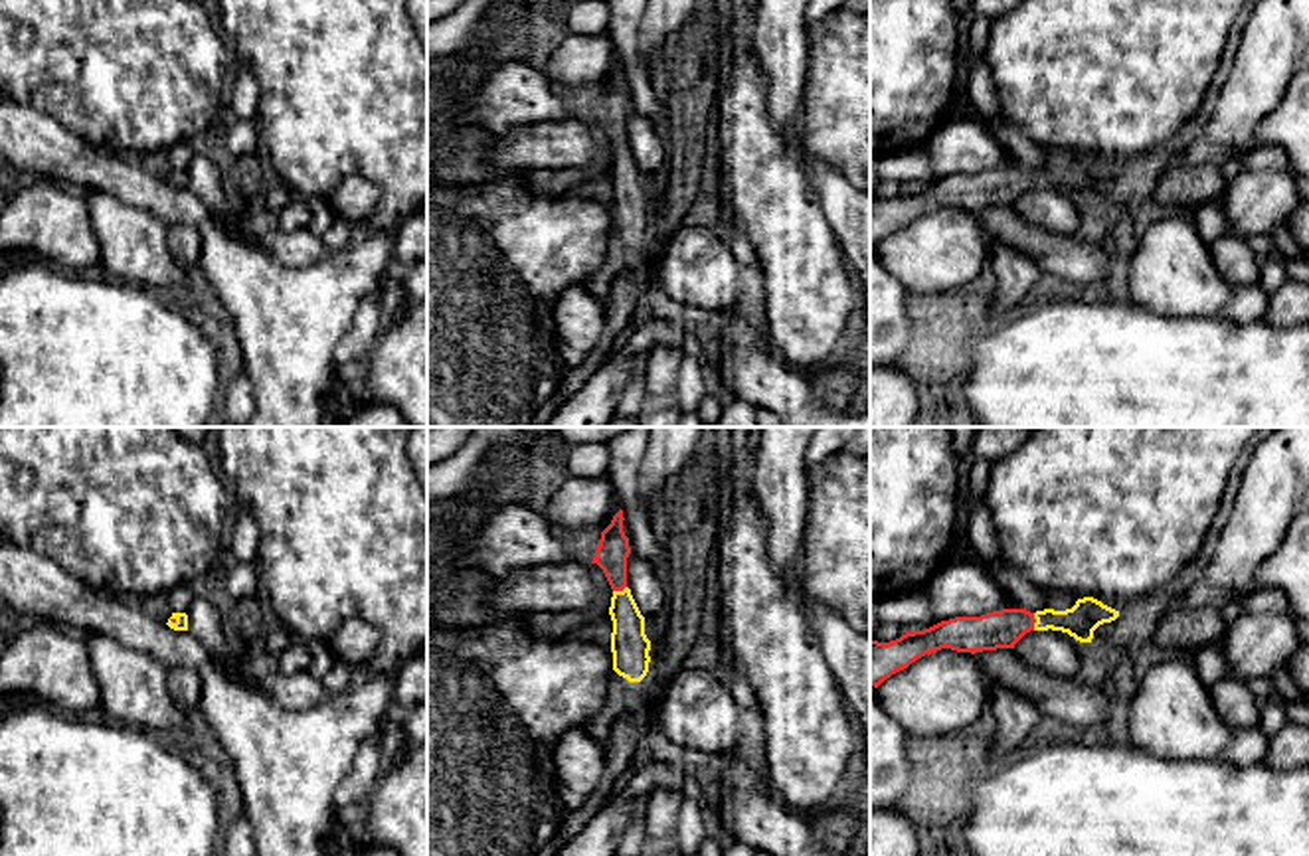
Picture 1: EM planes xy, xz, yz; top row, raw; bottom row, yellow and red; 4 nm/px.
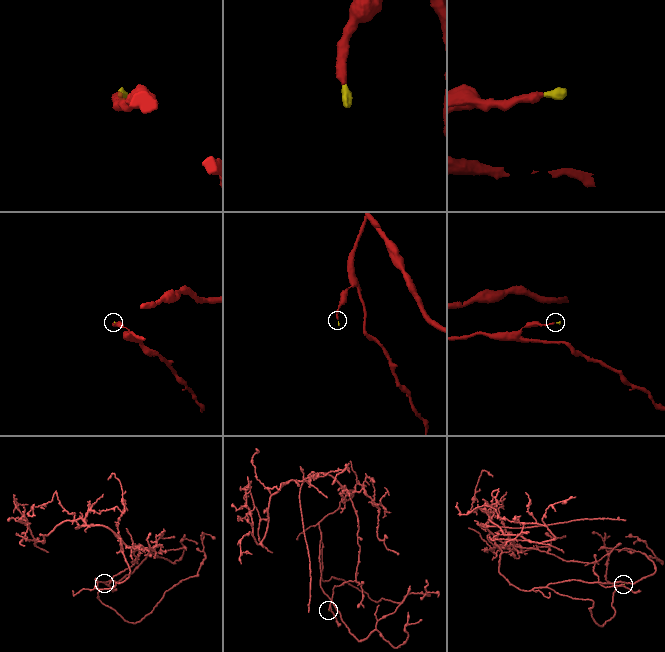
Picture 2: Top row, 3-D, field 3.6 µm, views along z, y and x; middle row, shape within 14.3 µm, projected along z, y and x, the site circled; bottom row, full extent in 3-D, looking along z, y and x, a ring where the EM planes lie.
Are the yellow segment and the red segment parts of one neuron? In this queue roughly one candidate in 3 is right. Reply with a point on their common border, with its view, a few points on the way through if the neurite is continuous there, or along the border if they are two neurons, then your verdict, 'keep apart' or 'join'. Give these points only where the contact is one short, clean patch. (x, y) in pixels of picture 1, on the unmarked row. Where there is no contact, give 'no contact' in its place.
contact yz (1037, 178); way yz (1080, 178), (1037, 178), (1017, 178), (1001, 186); join

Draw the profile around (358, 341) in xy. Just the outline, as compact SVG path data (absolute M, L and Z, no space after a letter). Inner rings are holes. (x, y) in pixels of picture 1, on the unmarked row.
M378 281L376 289L360 302L350 328L336 342L332 350L332 360L336 366L368 358L386 326L384 314L378 300Z

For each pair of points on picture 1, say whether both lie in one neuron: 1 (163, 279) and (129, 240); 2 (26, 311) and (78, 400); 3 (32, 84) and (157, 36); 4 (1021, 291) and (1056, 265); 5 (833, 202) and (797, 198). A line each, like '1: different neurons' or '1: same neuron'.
1: same neuron
2: same neuron
3: same neuron
4: different neurons
5: different neurons

